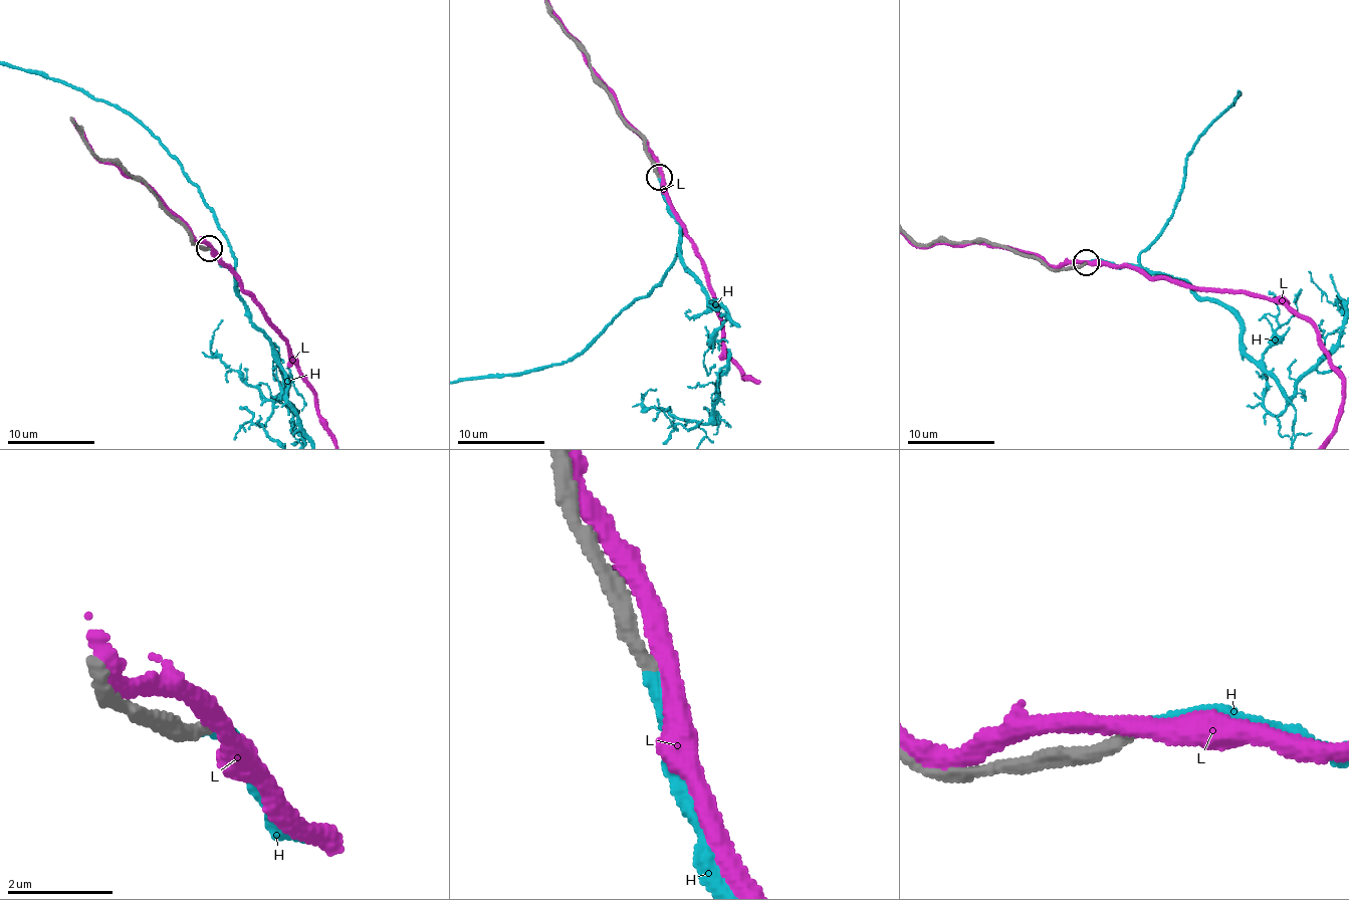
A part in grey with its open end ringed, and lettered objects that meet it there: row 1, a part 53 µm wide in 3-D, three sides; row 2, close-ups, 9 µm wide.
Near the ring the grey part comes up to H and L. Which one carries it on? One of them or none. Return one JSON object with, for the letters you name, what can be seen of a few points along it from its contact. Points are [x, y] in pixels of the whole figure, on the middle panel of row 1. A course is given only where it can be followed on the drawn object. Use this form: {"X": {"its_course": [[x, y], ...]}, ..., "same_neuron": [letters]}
{"H": {"its_course": [[659, 176], [681, 229], [678, 251], [654, 289], [581, 352]]}, "same_neuron": ["H"]}

